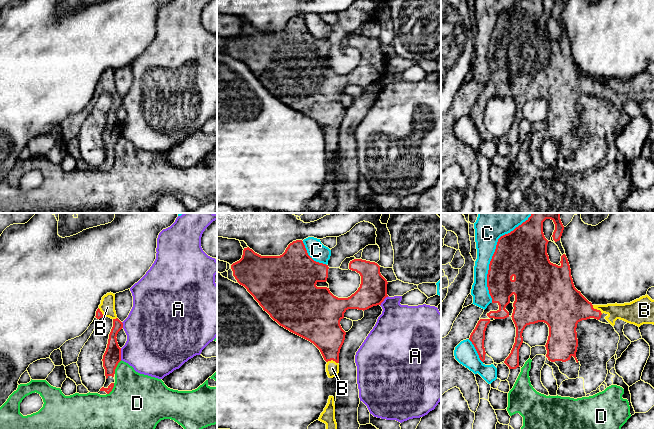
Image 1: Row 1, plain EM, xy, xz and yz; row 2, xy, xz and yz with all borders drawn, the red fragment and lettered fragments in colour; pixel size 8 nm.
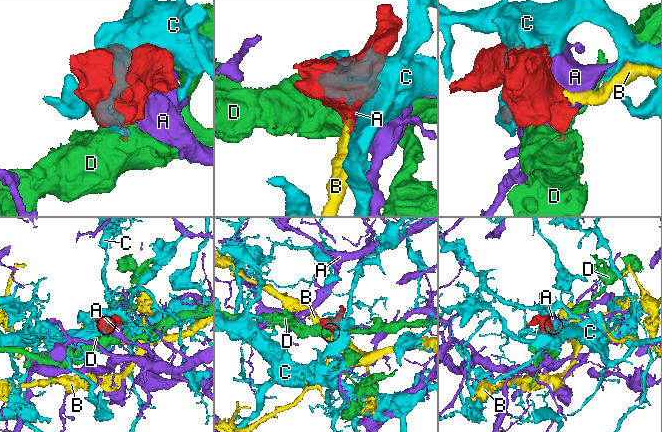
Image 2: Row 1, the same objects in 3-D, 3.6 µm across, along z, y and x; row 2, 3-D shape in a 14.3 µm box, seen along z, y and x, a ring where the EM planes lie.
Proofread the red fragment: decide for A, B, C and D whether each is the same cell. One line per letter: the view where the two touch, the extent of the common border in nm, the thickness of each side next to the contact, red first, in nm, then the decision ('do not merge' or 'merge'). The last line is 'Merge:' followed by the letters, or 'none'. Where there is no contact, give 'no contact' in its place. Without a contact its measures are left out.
A: xy | 100 nm | 140/400 nm | do not merge
B: yz | 110 nm | 320/150 nm | merge
C: yz | 800 nm | 400/260 nm | do not merge
D: xy | 130 nm | 140/320 nm | do not merge
Merge: B

